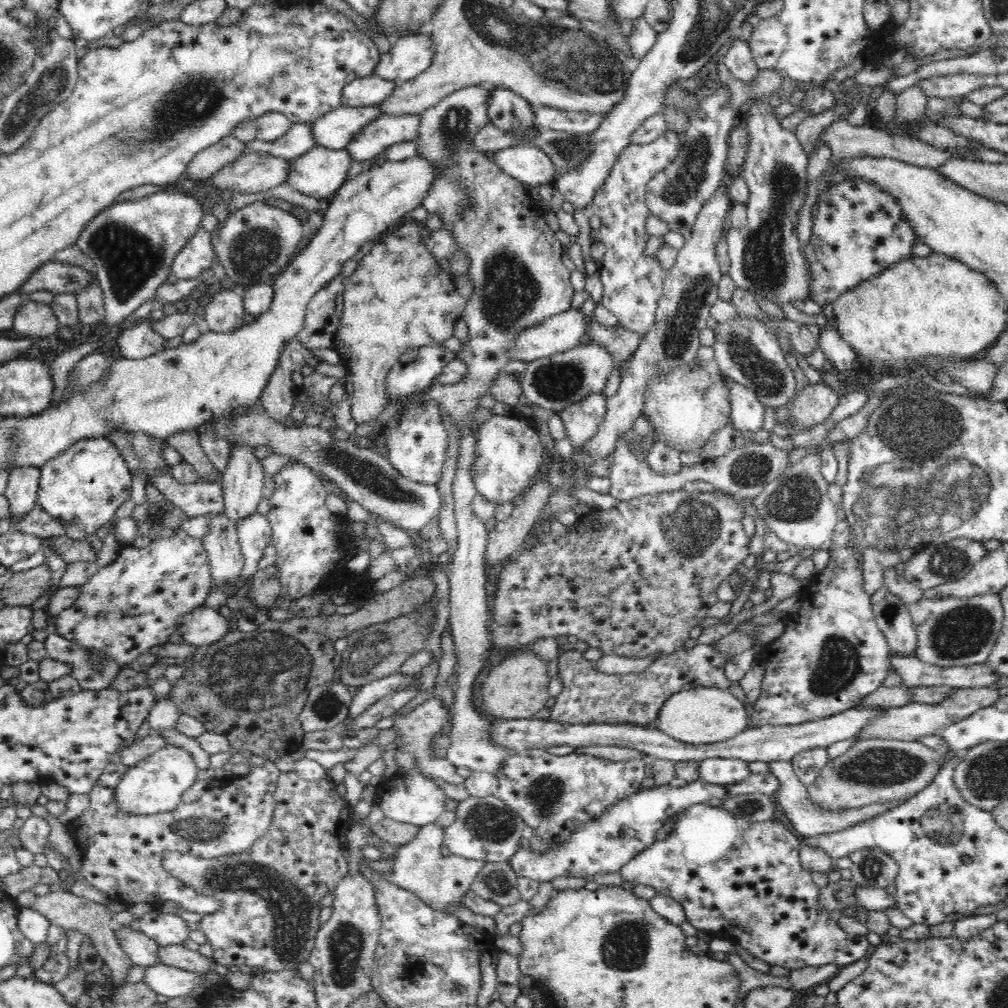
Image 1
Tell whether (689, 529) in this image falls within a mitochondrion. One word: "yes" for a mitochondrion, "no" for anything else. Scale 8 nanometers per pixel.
yes

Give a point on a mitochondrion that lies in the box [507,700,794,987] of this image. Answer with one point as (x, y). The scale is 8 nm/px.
(624, 949)

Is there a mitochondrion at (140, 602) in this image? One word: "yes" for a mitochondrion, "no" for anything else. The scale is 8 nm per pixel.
no

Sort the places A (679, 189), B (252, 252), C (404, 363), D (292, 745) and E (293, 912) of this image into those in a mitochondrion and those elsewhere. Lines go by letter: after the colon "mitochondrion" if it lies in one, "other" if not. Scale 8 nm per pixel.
A: mitochondrion
B: mitochondrion
C: other
D: other
E: mitochondrion

